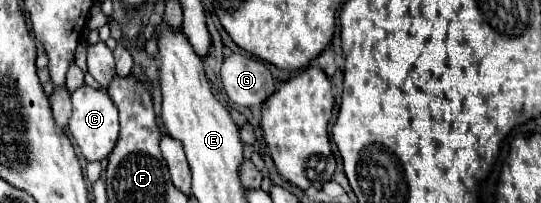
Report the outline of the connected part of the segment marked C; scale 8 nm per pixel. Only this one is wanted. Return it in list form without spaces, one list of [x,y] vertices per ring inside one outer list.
[[[81,85],[77,91],[71,93],[73,115],[69,119],[69,133],[75,145],[81,149],[87,161],[101,161],[107,159],[113,151],[119,135],[119,111],[117,105],[111,101],[105,89],[93,89],[89,85]]]

